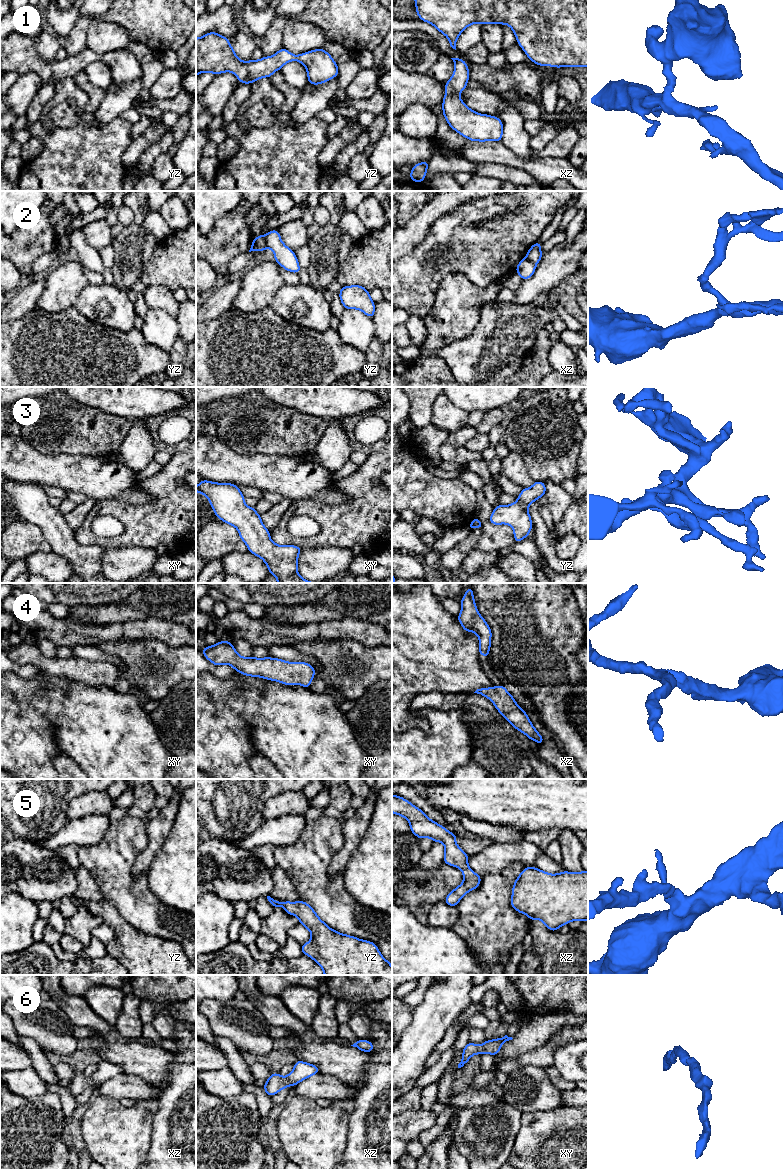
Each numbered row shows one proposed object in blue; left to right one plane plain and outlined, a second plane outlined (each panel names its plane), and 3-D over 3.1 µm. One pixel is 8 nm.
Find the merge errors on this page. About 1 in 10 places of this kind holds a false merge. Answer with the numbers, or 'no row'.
2

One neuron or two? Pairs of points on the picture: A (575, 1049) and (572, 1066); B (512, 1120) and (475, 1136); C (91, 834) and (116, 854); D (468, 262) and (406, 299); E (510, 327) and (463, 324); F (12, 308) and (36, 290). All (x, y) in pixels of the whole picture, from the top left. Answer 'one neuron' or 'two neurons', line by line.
A: one neuron
B: one neuron
C: two neurons
D: one neuron
E: two neurons
F: one neuron

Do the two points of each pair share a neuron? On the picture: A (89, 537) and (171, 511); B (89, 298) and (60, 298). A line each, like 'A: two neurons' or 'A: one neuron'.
A: one neuron
B: two neurons

